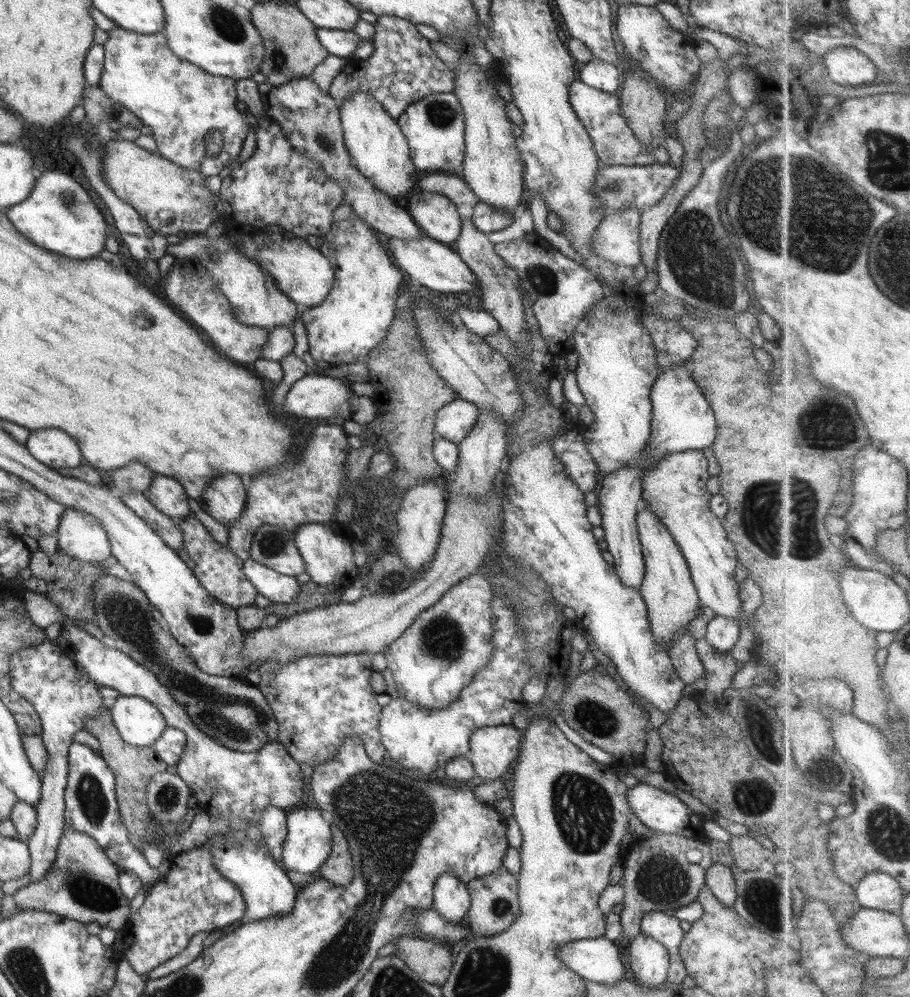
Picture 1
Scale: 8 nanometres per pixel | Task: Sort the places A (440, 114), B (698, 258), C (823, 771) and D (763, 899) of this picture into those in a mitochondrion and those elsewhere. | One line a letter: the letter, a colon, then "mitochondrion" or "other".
A: mitochondrion
B: mitochondrion
C: mitochondrion
D: mitochondrion

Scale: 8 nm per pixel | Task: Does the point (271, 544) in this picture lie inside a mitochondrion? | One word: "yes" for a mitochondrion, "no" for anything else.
yes

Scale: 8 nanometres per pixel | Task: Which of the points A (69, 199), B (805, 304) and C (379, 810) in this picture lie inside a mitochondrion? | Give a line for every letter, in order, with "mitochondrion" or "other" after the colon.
A: mitochondrion
B: other
C: mitochondrion

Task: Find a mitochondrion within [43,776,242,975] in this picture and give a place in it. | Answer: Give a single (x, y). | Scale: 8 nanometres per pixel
(91, 893)

